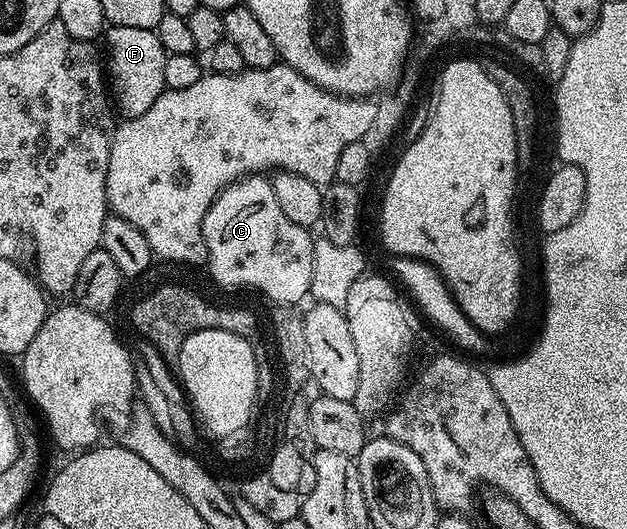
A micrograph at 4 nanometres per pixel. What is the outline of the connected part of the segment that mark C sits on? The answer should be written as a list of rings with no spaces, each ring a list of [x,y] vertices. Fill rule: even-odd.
[[[249,176],[239,182],[231,182],[210,204],[202,232],[208,249],[206,269],[220,286],[249,286],[265,294],[272,304],[297,304],[309,297],[312,289],[313,235],[305,227],[294,224],[282,212],[274,197],[271,181],[264,176]]]

